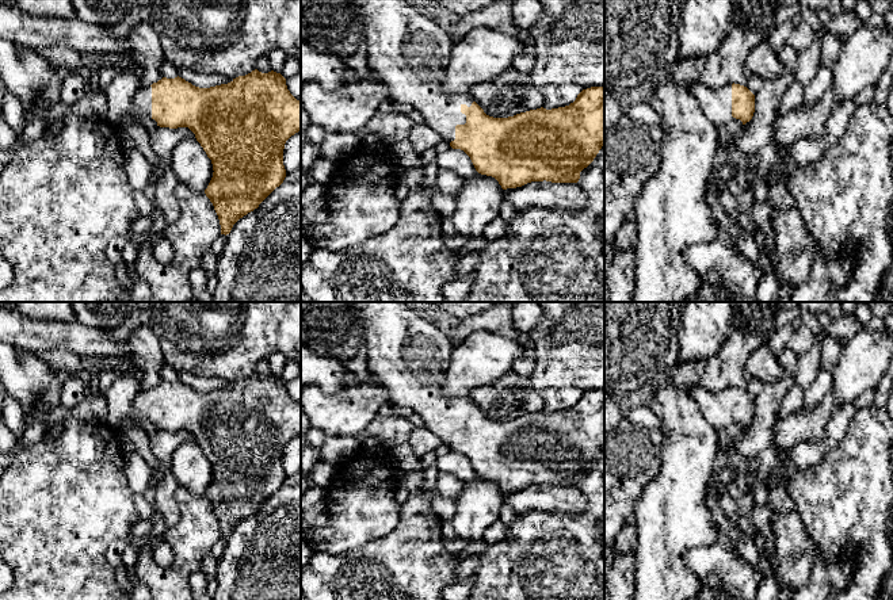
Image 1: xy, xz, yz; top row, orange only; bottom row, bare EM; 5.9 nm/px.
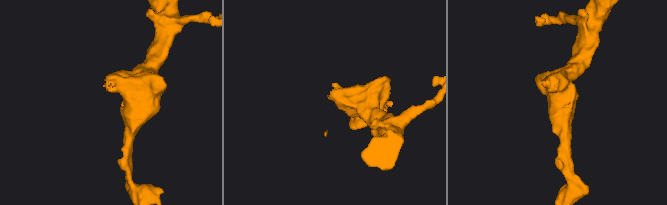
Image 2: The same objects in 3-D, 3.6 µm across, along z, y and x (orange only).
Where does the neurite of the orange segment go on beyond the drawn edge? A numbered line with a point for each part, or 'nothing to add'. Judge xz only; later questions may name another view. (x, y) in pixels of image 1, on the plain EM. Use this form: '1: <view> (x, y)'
1: xz (408, 355)

